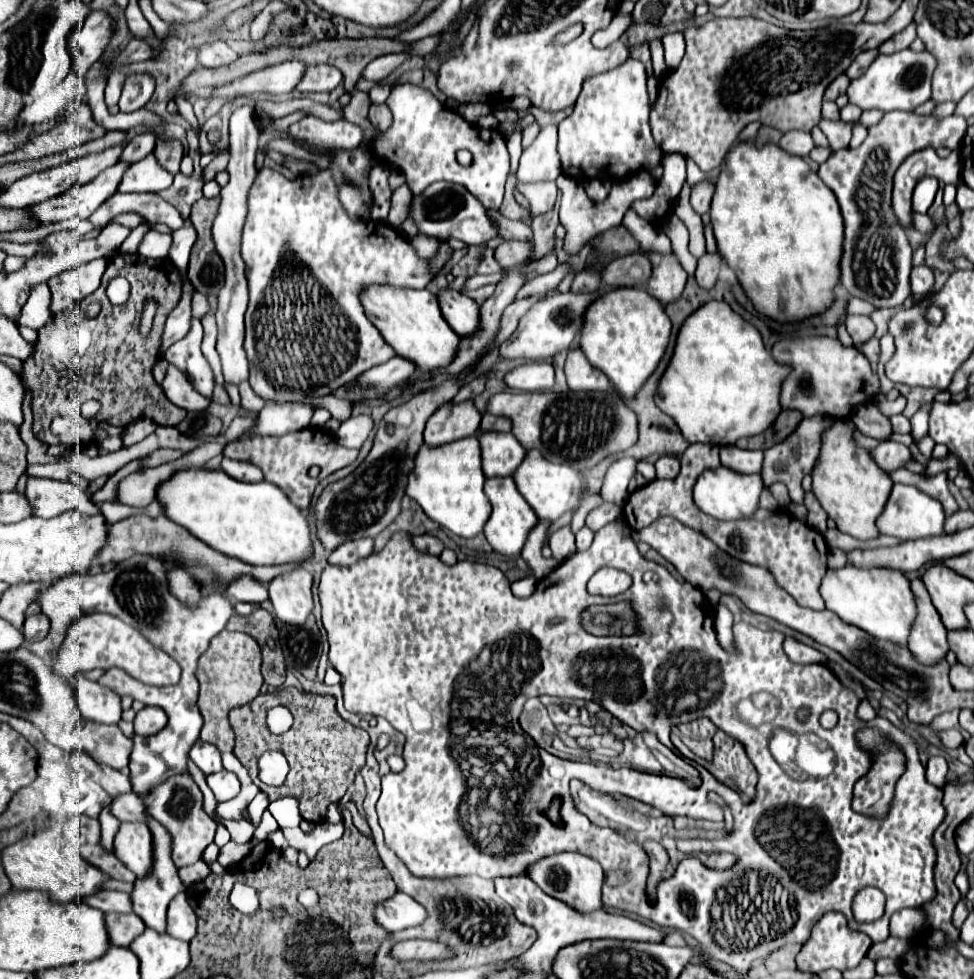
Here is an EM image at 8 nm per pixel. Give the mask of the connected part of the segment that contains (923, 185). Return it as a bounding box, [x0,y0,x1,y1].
[912,178,938,214]

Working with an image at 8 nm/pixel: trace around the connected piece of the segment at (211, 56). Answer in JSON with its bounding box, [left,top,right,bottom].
[198,40,238,68]

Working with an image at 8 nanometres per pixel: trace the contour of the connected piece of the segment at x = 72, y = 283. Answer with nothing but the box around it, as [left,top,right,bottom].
[48,258,107,316]

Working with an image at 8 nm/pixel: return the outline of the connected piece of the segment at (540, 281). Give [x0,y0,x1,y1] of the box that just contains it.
[514,266,568,300]

